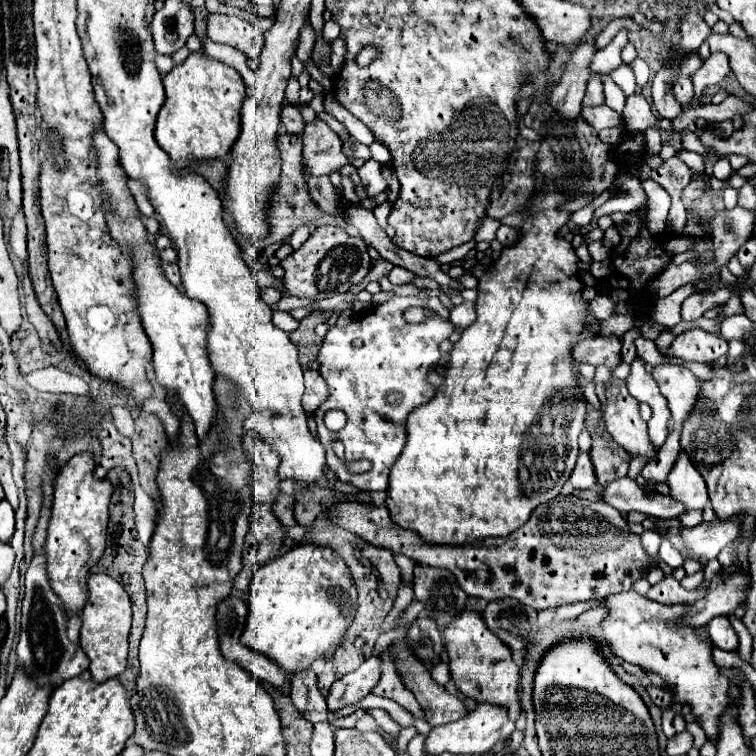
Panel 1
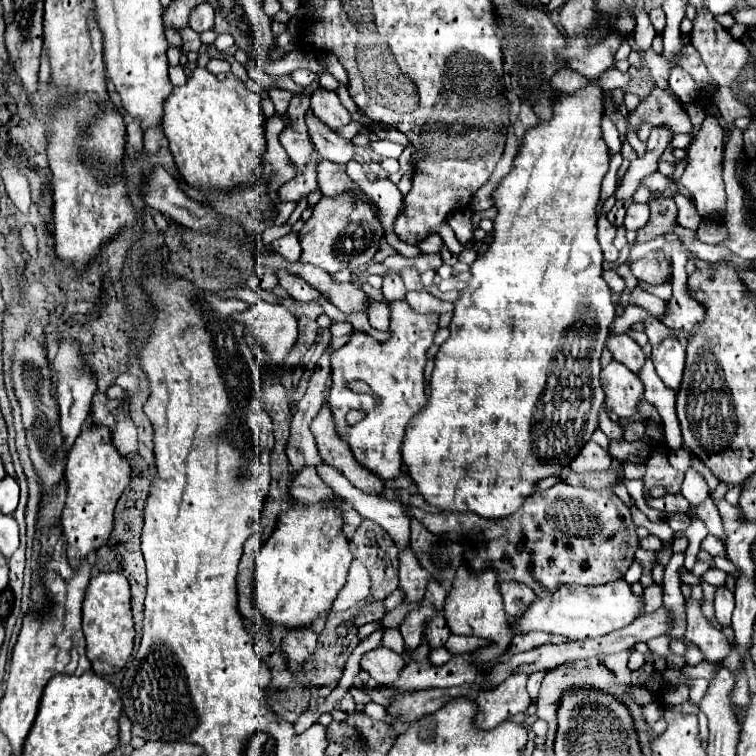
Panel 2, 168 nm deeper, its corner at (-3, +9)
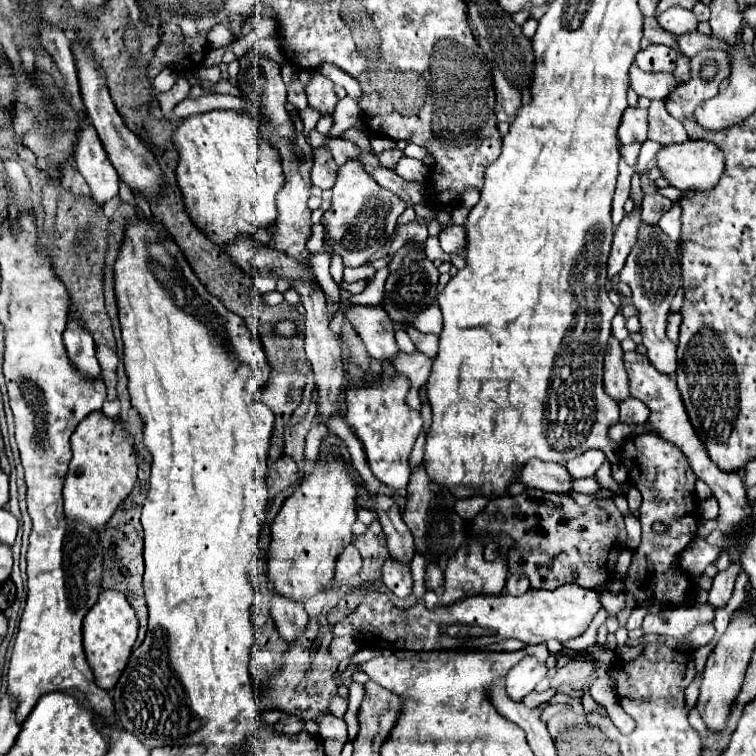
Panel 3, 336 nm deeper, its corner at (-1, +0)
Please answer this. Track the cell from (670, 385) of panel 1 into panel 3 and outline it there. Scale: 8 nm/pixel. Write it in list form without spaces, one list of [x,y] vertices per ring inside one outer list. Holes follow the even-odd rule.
[[[641,221],[637,243],[633,251],[627,257],[627,263],[623,271],[619,273],[619,279],[631,287],[633,305],[639,311],[641,321],[641,335],[643,345],[647,349],[647,357],[657,367],[657,371],[665,375],[675,375],[677,369],[677,355],[675,355],[675,343],[667,339],[665,327],[667,327],[667,315],[671,301],[681,287],[681,263],[677,257],[677,245],[661,231],[659,225],[647,225]]]

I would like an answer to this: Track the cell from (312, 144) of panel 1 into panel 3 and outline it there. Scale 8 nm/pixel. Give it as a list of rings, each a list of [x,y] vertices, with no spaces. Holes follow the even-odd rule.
[[[309,69],[309,85],[307,85],[307,97],[309,103],[319,109],[321,113],[331,113],[337,103],[337,95],[333,91],[333,83],[319,71],[319,69]]]

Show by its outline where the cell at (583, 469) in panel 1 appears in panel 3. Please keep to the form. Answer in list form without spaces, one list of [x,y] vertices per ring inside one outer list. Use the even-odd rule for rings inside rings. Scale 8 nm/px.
[[[589,449],[577,459],[571,459],[569,463],[565,463],[565,467],[575,479],[581,479],[581,477],[595,475],[595,471],[603,465],[603,461],[605,461],[605,453],[601,449]]]

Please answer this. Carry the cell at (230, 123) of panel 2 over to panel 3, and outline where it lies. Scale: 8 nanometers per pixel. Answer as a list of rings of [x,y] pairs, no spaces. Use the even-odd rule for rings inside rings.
[[[209,111],[183,119],[175,131],[179,149],[177,183],[191,221],[217,245],[229,245],[241,235],[257,239],[277,217],[275,195],[285,185],[281,159],[259,137],[257,123],[247,113]]]

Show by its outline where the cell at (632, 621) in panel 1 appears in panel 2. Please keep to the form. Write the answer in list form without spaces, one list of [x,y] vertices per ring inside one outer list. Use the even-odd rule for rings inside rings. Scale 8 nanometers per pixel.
[[[621,578],[619,582],[607,582],[601,586],[561,586],[553,598],[537,598],[525,616],[513,624],[513,632],[543,630],[551,634],[563,634],[575,640],[599,638],[613,630],[629,626],[641,616],[645,598],[637,596],[631,586]]]

